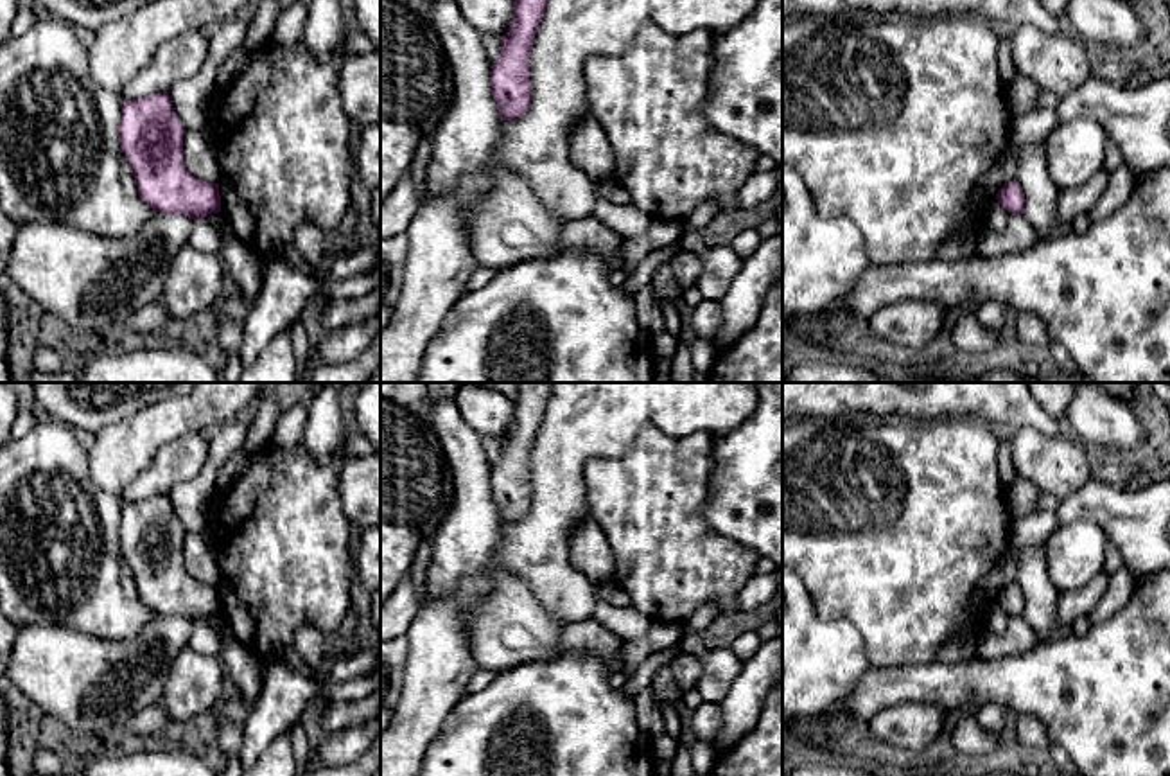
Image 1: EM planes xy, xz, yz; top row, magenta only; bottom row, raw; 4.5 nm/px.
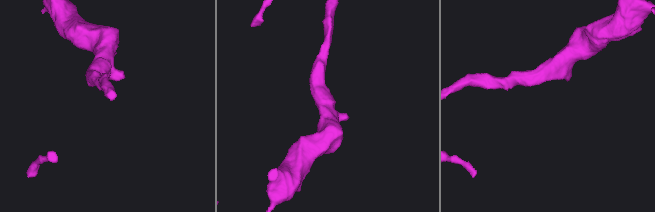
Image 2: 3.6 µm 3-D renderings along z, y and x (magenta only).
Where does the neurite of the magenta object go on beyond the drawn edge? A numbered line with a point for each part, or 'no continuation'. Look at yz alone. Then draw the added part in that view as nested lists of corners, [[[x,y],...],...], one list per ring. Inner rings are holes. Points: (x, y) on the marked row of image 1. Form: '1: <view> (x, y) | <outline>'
no continuation

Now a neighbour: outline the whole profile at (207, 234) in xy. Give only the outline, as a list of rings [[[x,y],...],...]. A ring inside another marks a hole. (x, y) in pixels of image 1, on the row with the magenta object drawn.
[[[223,212],[219,219],[197,217],[194,219],[194,228],[188,244],[201,251],[219,253],[223,237],[226,234],[237,237]]]

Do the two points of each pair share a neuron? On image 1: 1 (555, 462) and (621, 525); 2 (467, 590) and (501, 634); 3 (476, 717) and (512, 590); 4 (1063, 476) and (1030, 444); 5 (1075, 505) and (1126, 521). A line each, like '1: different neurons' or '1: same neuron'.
1: different neurons
2: different neurons
3: different neurons
4: same neuron
5: same neuron

